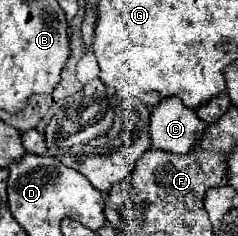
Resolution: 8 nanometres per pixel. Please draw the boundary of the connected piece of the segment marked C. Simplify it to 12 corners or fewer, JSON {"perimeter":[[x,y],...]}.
{"perimeter":[[178,98],[150,116],[152,146],[186,154],[206,124]]}

